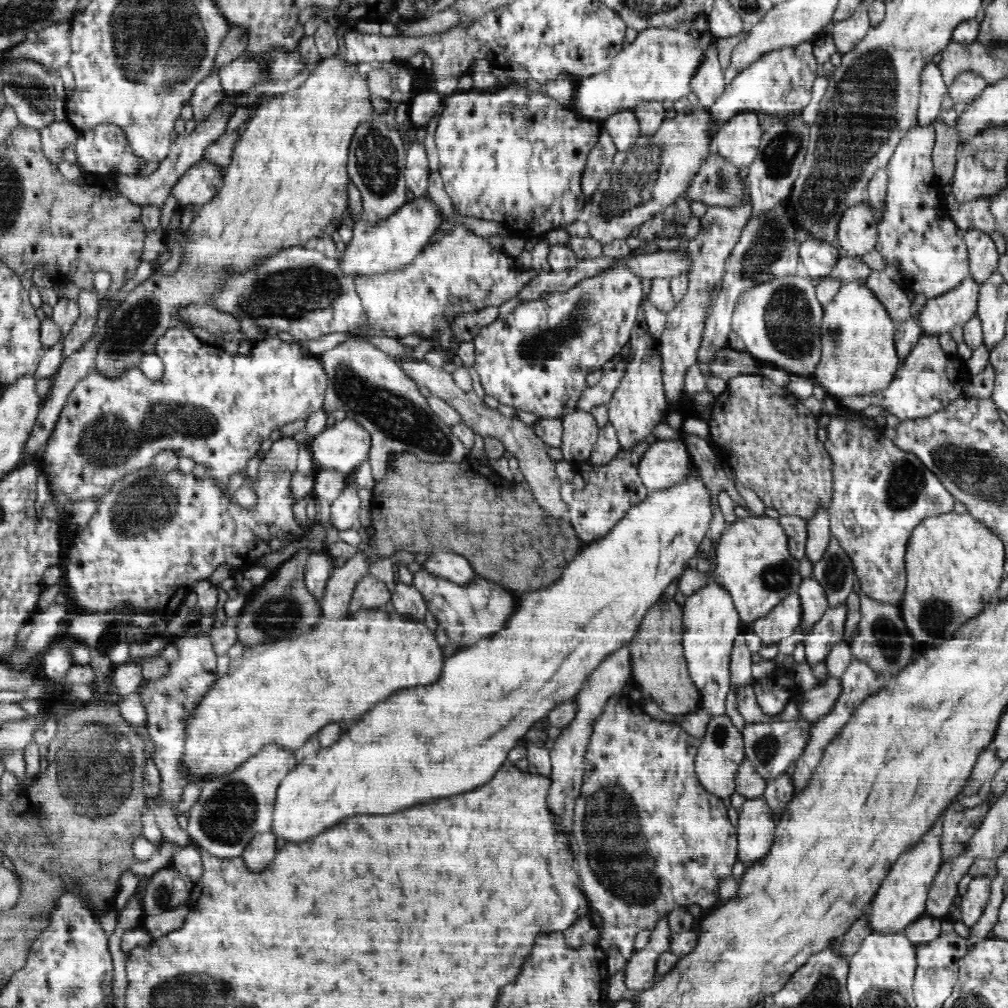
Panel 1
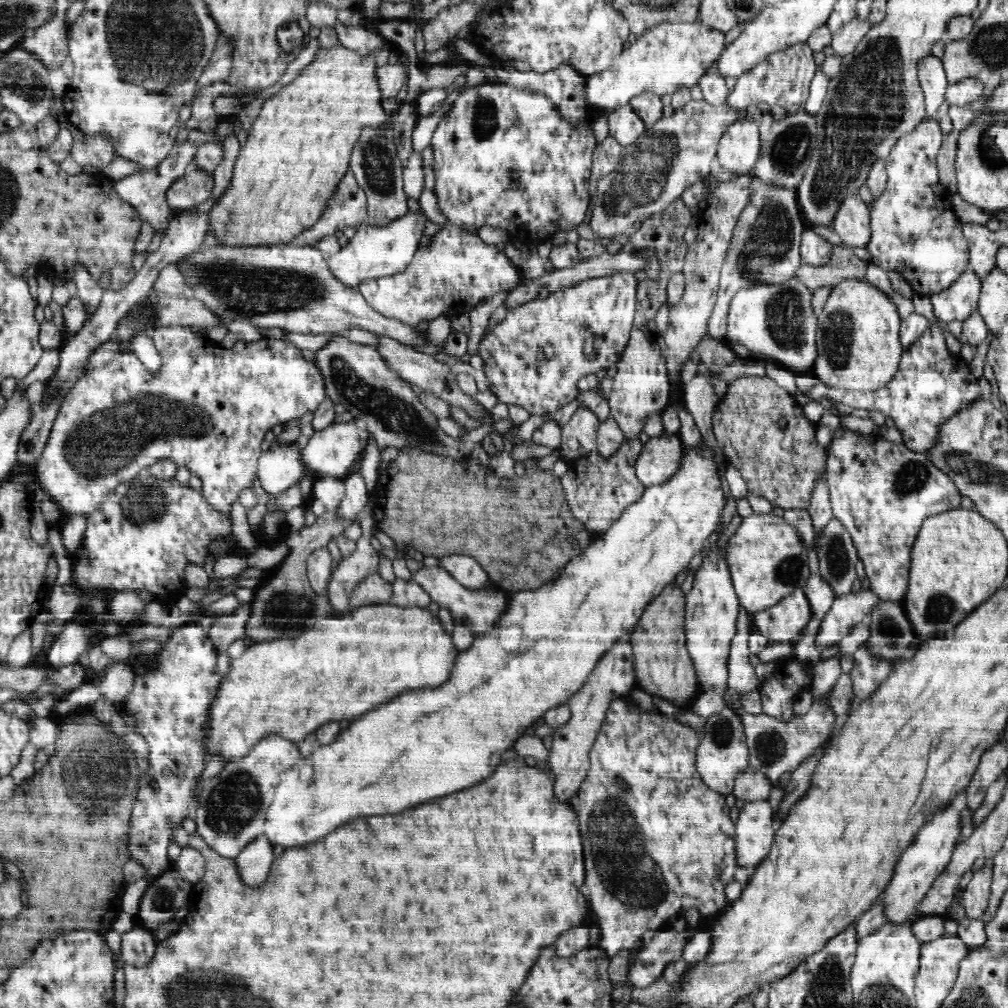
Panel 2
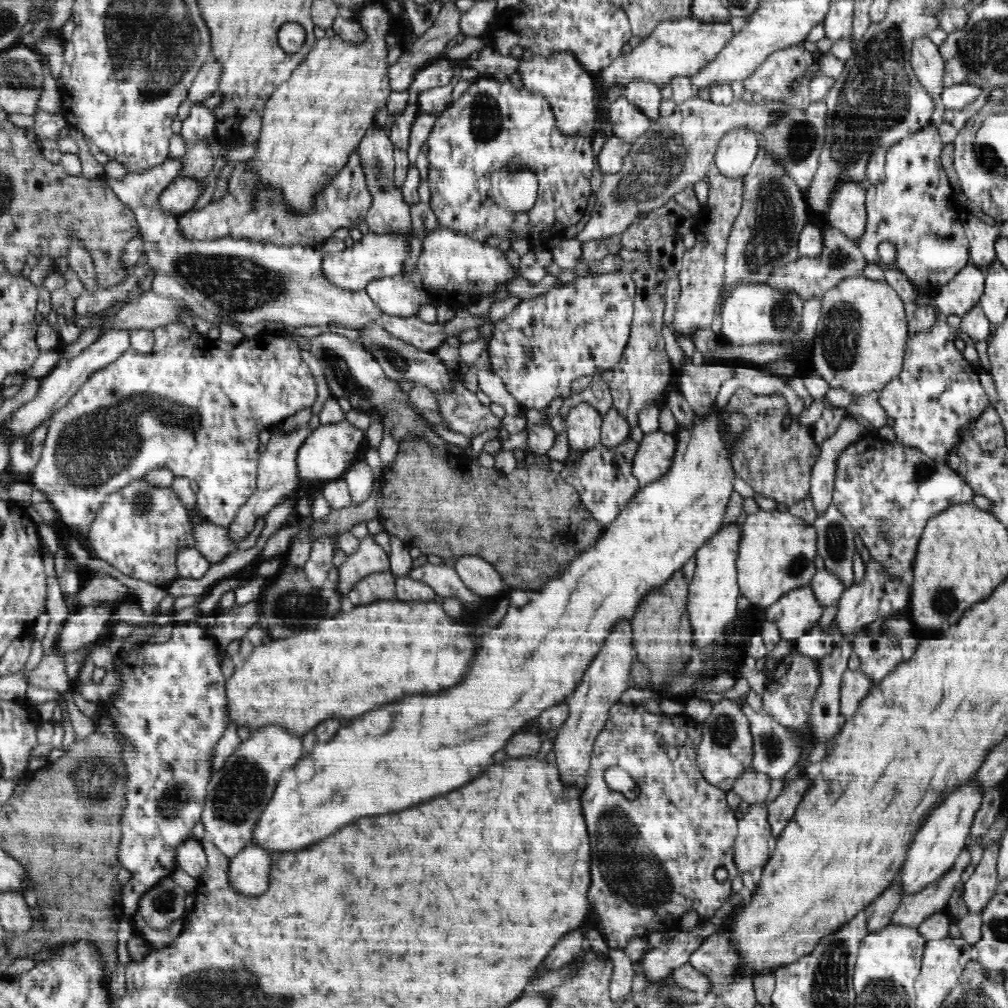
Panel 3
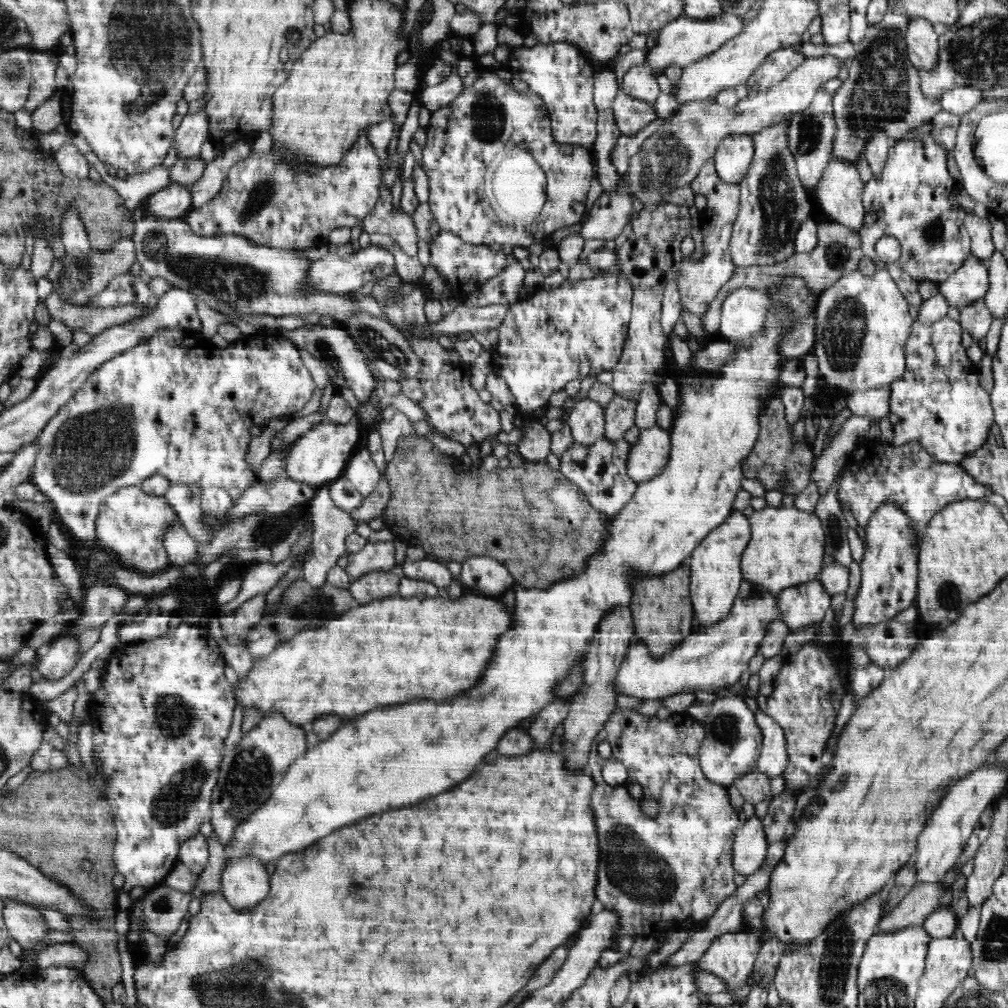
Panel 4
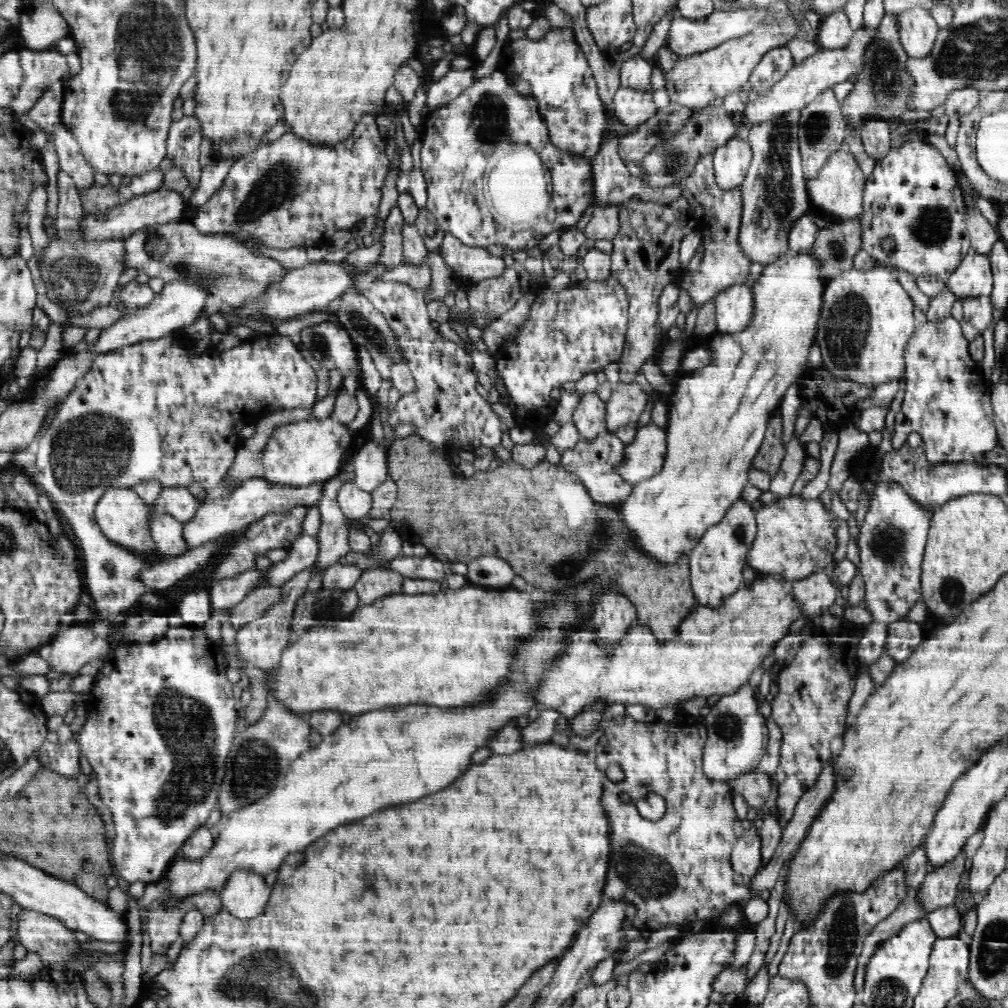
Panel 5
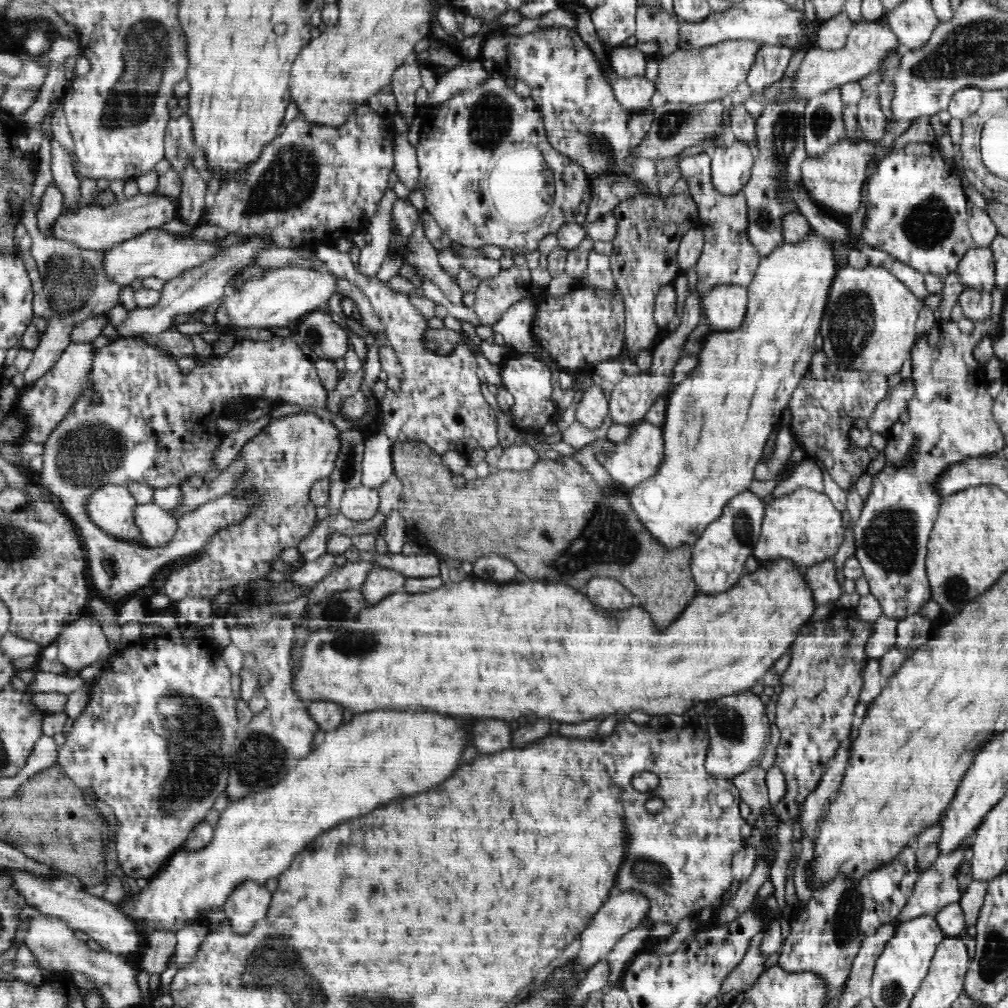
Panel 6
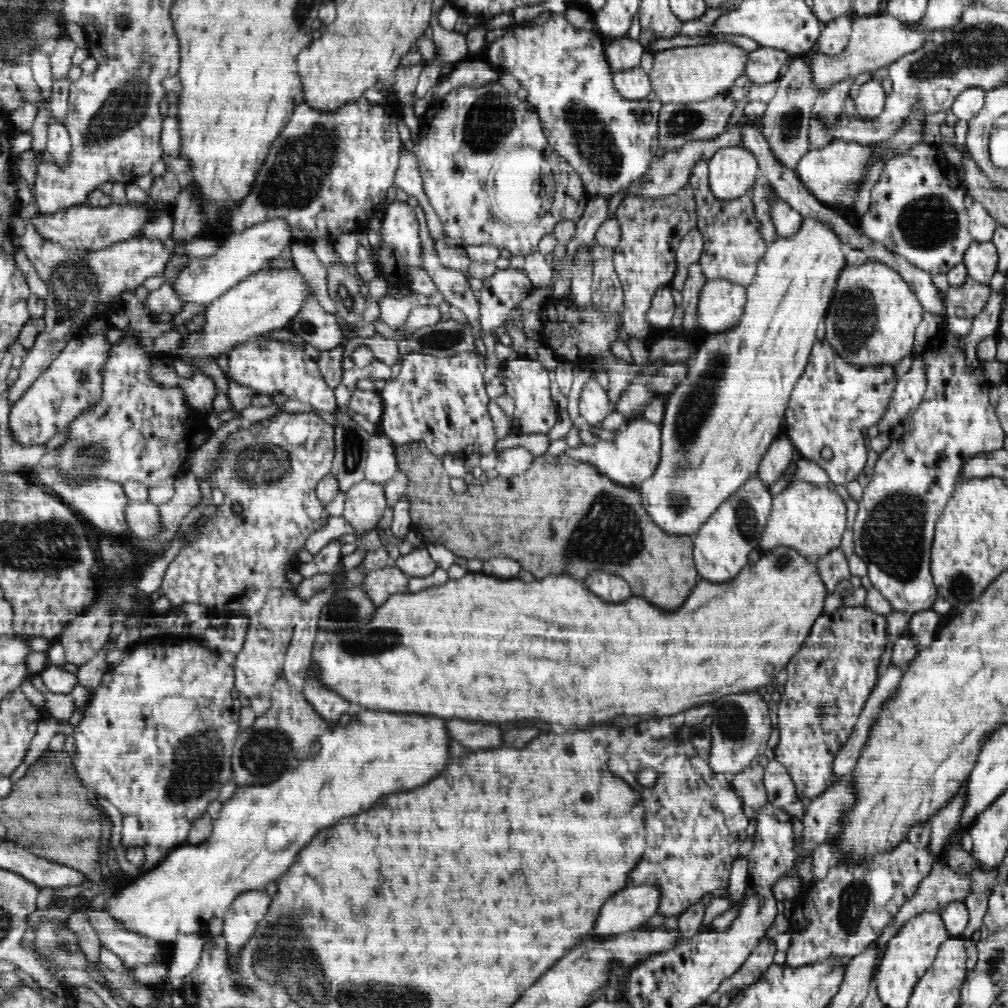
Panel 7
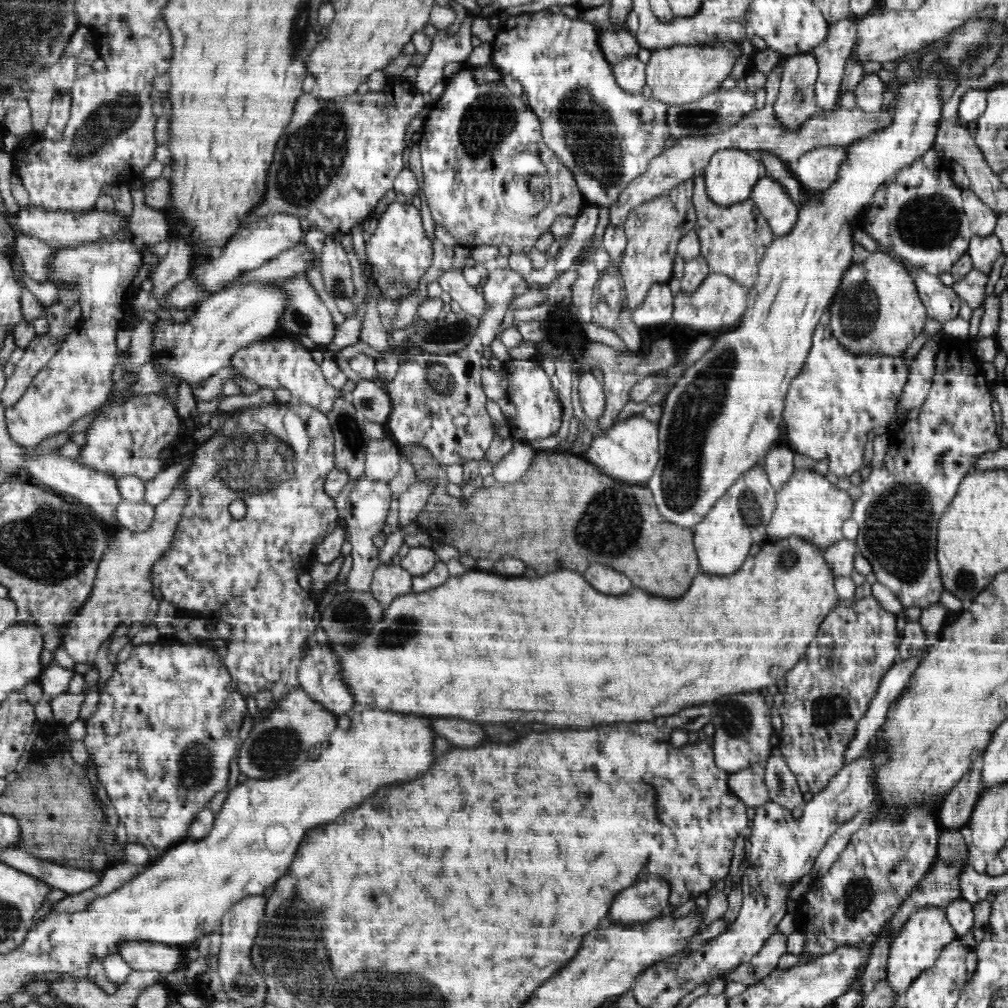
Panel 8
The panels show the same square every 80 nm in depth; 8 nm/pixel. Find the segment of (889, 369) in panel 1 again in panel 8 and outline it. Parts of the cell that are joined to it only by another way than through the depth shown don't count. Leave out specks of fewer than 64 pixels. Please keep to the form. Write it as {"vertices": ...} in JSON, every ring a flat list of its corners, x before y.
{"vertices":[[876,252,868,256,861,264,852,265,842,277,840,286,831,301,830,322,832,334,839,339,852,354,904,354,908,344,922,332,926,322,927,310,916,289,915,279,908,268,904,267,904,260,895,255]]}

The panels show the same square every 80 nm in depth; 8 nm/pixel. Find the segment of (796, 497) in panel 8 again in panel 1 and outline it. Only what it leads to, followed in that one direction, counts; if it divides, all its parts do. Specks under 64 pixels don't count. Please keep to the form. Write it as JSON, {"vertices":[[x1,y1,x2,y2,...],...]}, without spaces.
{"vertices":[[763,514,740,518,717,539,715,546,715,570,718,583,730,591,743,627,768,614,788,594,797,592,800,581,800,558,790,551,790,537,786,527]]}

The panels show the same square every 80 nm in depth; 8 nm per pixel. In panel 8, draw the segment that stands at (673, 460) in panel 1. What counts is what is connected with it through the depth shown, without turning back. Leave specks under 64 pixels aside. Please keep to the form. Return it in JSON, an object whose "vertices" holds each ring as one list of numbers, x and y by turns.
{"vertices":[[633,415,612,426,604,436,594,437,590,448,579,456,613,479,636,485,646,484,654,474,659,459,659,425,642,415]]}

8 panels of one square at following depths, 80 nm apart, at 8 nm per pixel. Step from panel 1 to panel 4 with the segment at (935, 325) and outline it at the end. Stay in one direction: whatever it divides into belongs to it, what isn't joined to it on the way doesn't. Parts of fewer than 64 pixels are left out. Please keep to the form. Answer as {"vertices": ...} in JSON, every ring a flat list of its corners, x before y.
{"vertices":[[972,255,959,270,938,284,939,293,950,307,961,310,988,294,989,281,986,263]]}

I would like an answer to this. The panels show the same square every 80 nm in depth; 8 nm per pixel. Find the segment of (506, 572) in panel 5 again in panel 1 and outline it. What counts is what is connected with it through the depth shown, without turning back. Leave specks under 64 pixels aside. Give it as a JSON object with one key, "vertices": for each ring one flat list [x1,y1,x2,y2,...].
{"vertices":[[446,551,429,555,422,566,426,572,442,575,443,578,459,585,467,585,478,577,467,558]]}

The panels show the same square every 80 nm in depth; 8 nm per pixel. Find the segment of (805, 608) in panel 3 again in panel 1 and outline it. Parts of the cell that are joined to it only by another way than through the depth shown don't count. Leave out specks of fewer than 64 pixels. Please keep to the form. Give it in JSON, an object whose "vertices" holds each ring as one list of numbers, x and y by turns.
{"vertices":[[797,592,788,594,766,616,754,620,748,630,761,638,763,646,779,643,796,632,801,619,801,602]]}

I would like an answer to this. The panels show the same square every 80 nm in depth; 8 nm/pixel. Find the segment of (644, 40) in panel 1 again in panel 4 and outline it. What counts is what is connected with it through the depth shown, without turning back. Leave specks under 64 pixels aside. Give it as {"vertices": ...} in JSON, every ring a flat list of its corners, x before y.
{"vertices":[[722,12,714,18,704,19,704,22,700,22,700,19,690,18,685,14,678,16,659,29,656,45,646,54,645,66,654,75,661,75,664,74,664,70,668,66,676,64,678,68,682,69,689,63,696,62,700,58,716,52,721,45,726,44,731,38,738,37,738,34,743,33,744,28,746,28,738,15]]}

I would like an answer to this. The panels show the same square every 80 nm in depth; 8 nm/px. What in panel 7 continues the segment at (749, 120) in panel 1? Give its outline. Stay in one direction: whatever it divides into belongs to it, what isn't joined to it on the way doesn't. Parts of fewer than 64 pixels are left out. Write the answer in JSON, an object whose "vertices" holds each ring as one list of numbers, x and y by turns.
{"vertices":[[744,147,719,148,709,158,708,184,717,200,732,201,749,192,758,177,757,158]]}

